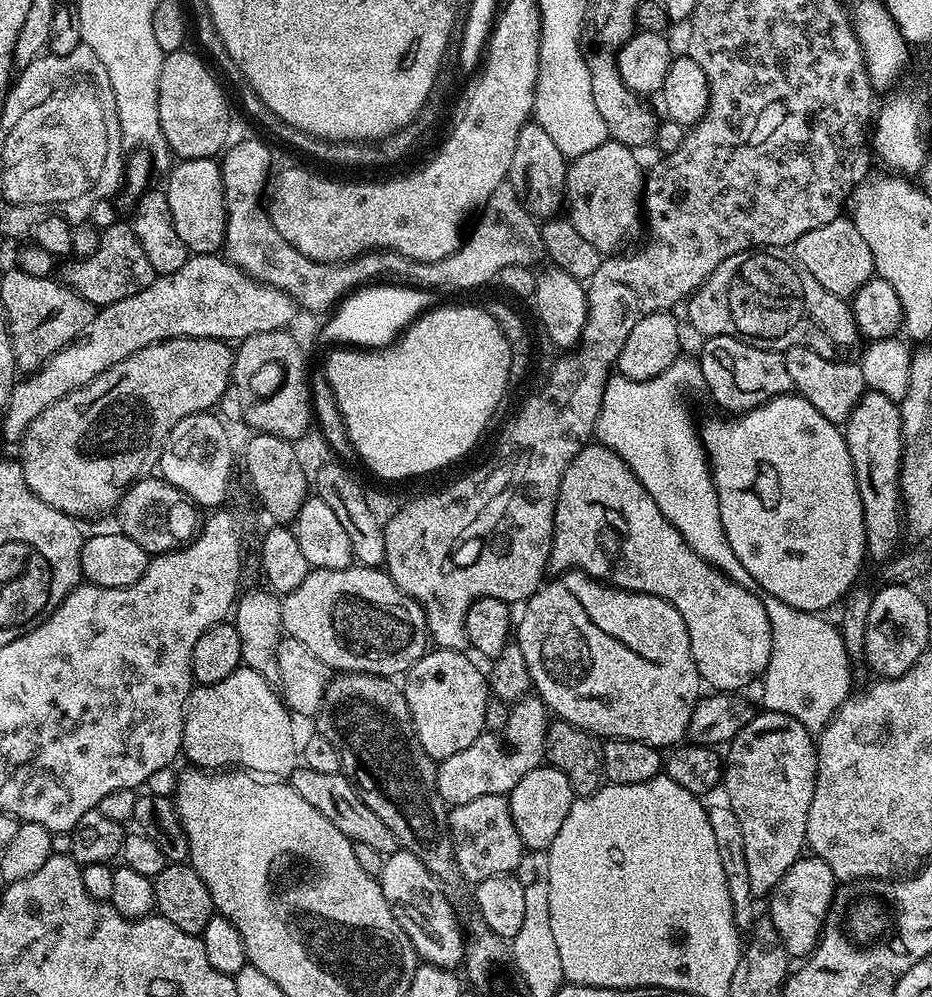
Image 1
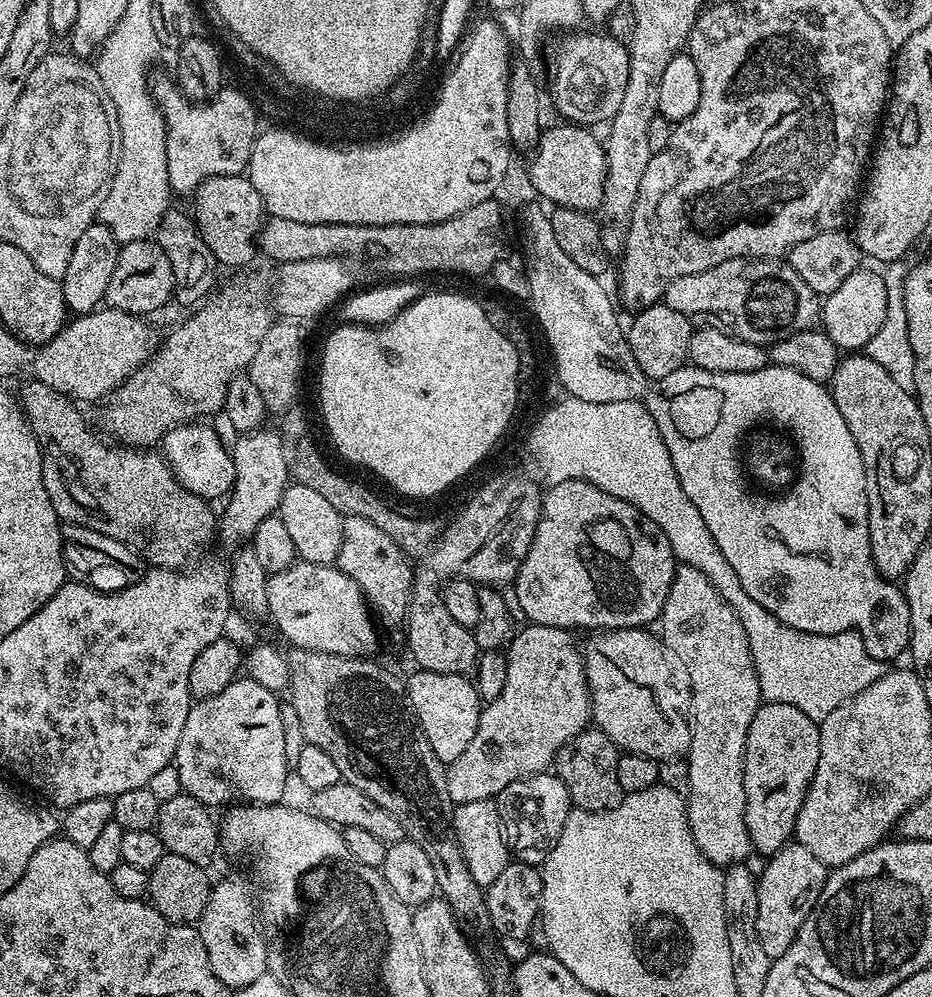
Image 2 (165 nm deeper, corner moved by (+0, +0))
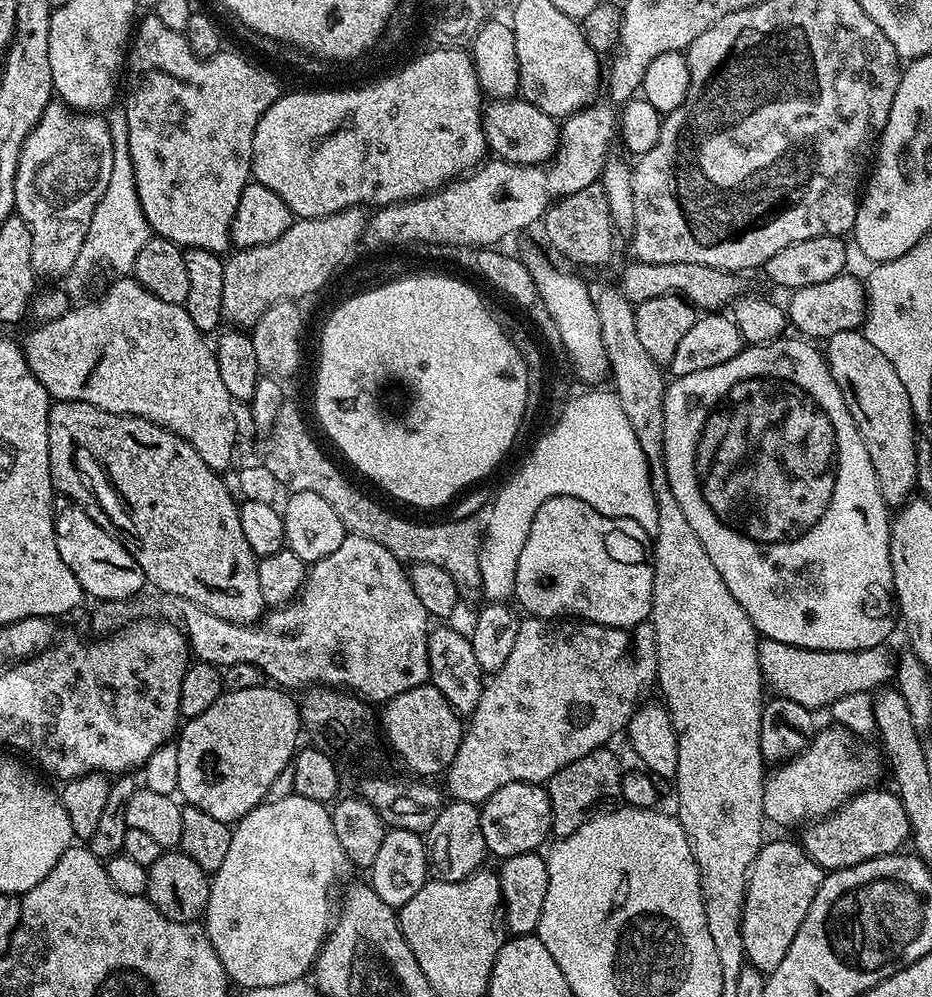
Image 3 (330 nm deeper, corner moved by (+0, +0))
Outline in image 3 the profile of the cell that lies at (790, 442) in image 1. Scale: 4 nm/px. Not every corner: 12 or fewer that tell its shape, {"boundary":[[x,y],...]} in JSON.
{"boundary":[[823,351],[664,390],[668,485],[765,640],[879,648],[890,508]]}

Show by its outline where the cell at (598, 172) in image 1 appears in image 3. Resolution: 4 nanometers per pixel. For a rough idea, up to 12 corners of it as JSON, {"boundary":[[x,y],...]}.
{"boundary":[[489,99],[484,137],[493,157],[548,163],[557,117],[529,100]]}

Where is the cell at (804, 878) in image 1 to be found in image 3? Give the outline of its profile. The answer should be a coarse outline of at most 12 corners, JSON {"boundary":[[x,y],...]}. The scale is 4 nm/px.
{"boundary":[[795,839],[761,847],[748,873],[744,955],[786,958],[826,875]]}

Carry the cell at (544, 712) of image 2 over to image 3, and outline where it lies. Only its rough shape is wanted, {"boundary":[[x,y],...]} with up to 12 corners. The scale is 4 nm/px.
{"boundary":[[524,618],[447,768],[543,785],[656,684],[651,623]]}

